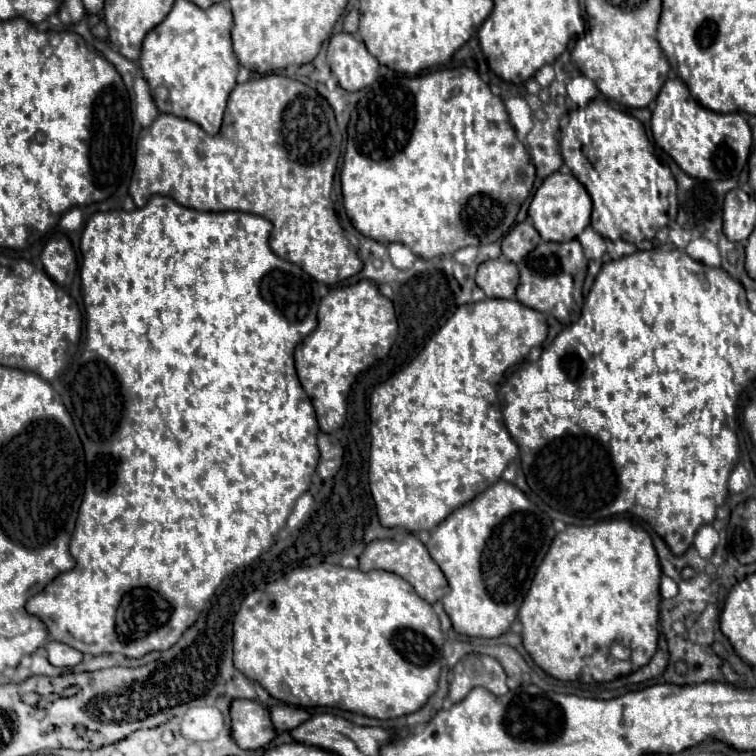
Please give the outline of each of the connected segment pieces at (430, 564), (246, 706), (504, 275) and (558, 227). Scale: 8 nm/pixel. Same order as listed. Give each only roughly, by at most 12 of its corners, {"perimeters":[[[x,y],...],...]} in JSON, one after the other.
{"perimeters":[[[415,535],[379,539],[359,555],[359,569],[403,577],[427,603],[447,579]],[[237,699],[229,713],[241,749],[261,749],[275,737],[267,707]],[[503,257],[479,265],[475,281],[489,299],[511,299],[519,269]],[[549,175],[529,217],[545,241],[571,241],[591,199],[571,175]]]}

